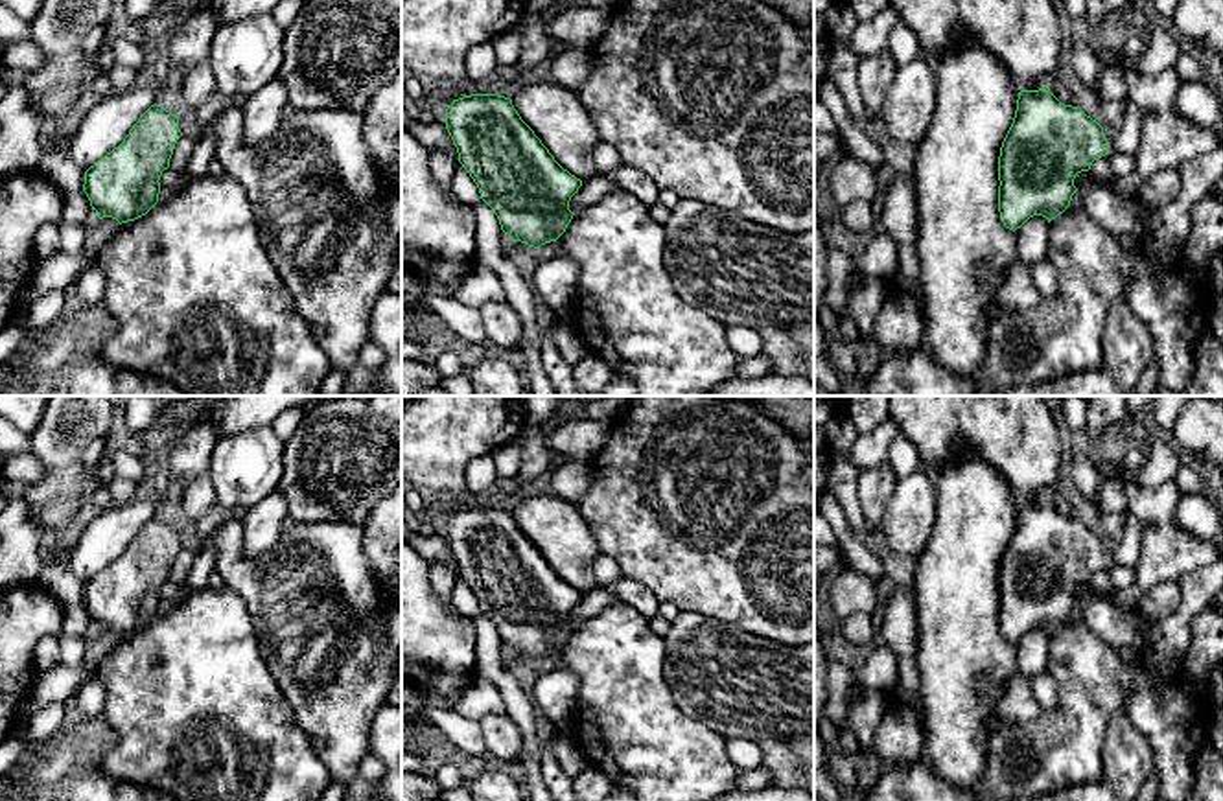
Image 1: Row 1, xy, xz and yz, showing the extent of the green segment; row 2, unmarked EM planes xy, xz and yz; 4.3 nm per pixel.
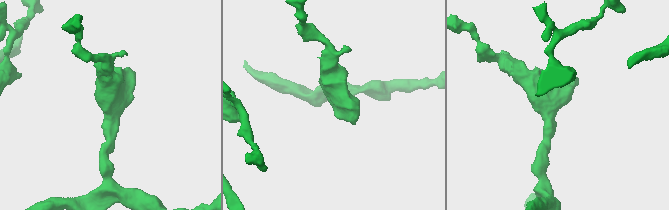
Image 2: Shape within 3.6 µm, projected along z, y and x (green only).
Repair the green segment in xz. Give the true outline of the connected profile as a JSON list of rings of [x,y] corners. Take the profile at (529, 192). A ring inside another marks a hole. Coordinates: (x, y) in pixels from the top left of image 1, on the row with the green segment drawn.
[[[472,94],[453,99],[446,109],[446,129],[457,147],[459,162],[494,210],[501,230],[512,241],[540,249],[556,241],[573,219],[571,197],[582,180],[564,169],[534,131],[521,120],[510,98]]]

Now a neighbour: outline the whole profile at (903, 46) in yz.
[[[897,17],[897,22],[888,37],[886,55],[890,55],[899,66],[923,55],[923,46],[917,41],[914,29]]]

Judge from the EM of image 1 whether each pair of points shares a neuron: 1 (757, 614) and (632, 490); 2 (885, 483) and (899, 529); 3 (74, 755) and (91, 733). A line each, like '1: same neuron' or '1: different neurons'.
1: same neuron
2: different neurons
3: same neuron

